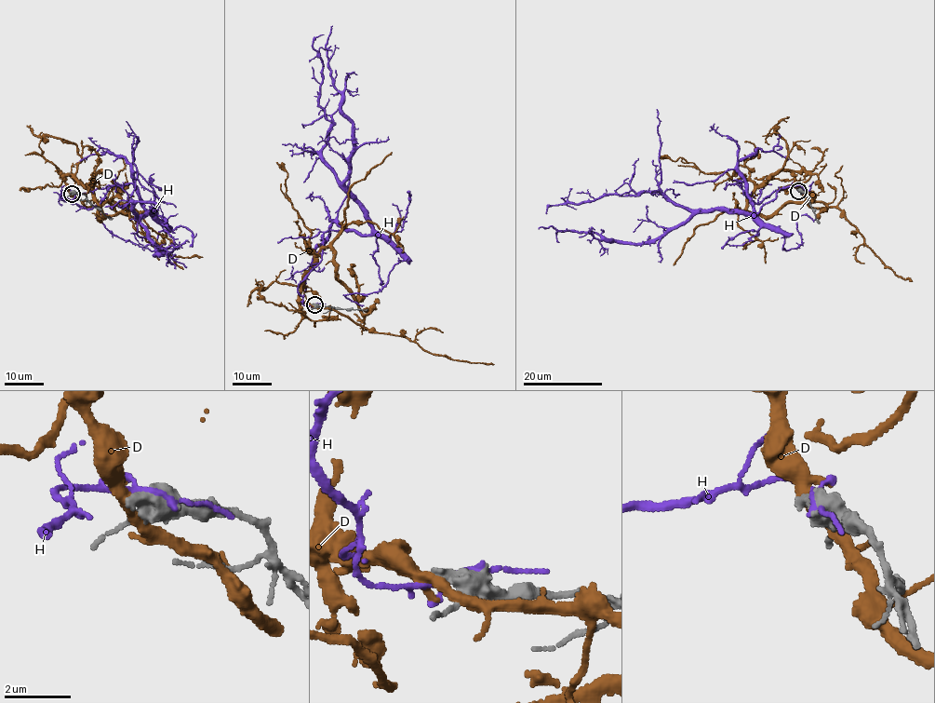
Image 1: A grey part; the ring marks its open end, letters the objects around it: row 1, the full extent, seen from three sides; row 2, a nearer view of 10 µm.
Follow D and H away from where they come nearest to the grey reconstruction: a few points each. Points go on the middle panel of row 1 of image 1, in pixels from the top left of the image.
D: (314, 306), (300, 296), (303, 275), (311, 268), (320, 251), (341, 230), (349, 188), (392, 153)
H: (314, 304), (299, 284), (327, 231), (371, 232), (344, 183), (352, 120), (331, 75), (332, 25)

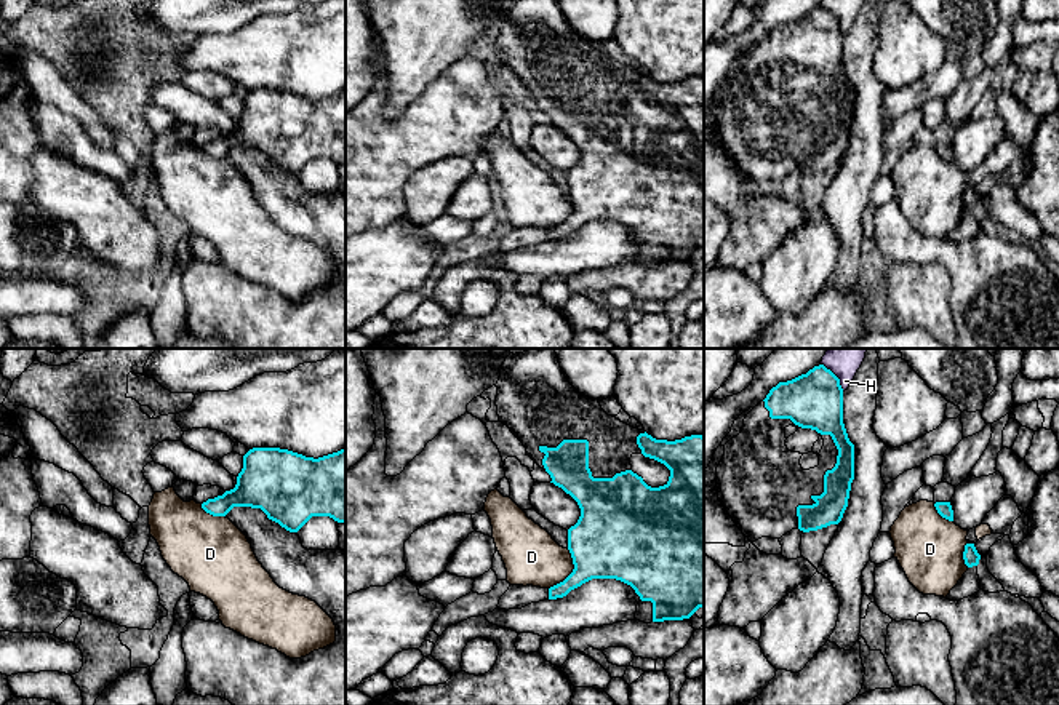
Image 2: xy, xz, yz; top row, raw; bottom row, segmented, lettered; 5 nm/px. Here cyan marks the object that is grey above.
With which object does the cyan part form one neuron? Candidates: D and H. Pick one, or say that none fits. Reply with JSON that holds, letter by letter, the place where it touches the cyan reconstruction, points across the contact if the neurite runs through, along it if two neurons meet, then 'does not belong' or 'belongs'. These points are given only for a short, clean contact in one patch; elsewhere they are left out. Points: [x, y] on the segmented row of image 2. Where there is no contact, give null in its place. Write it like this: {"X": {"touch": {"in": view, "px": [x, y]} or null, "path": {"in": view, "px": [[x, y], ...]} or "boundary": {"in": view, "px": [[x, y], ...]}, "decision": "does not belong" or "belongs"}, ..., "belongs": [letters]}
{"D": {"touch": {"in": "xz", "px": [573, 571]}, "decision": "does not belong"}, "H": {"touch": {"in": "yz", "px": [835, 376]}, "decision": "does not belong"}, "belongs": []}

